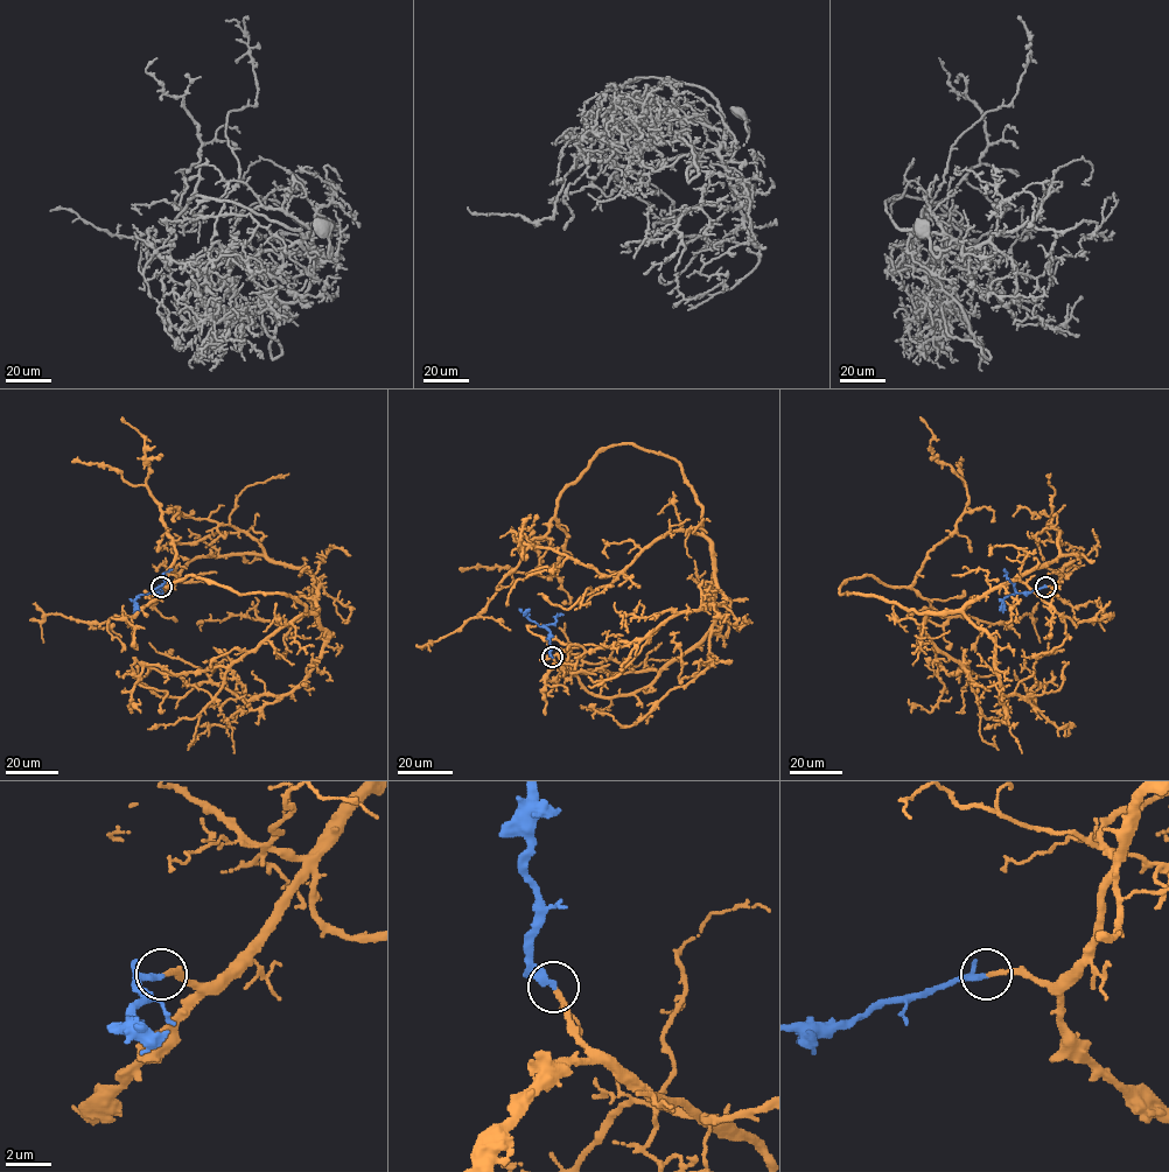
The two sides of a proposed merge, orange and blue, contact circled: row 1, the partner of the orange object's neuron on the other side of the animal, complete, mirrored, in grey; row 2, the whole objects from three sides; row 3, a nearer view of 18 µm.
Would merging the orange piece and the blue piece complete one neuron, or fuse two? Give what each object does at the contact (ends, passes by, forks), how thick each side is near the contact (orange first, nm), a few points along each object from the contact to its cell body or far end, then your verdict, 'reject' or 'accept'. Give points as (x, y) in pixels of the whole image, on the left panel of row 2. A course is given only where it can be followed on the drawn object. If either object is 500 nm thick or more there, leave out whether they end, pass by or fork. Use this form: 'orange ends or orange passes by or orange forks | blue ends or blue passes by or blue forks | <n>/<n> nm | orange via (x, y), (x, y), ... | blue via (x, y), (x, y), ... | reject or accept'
orange ends | blue ends | 200/300 nm | orange via (161, 587), (197, 558), (265, 555), (317, 582), (317, 610), (187, 575), (165, 587), (176, 551), (121, 416) | blue via (161, 587), (159, 592), (154, 591), (165, 582), (162, 574), (172, 568) | accept

